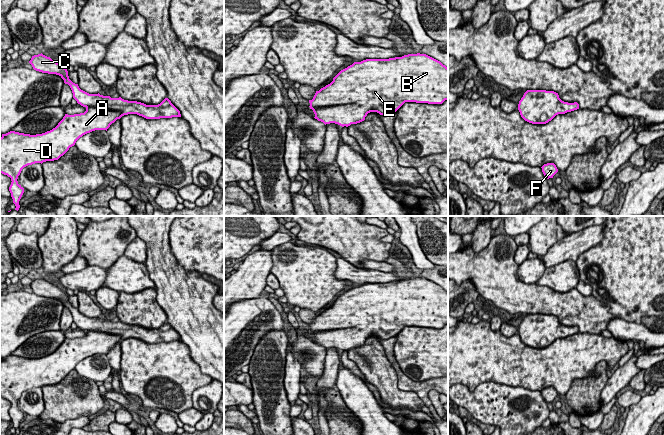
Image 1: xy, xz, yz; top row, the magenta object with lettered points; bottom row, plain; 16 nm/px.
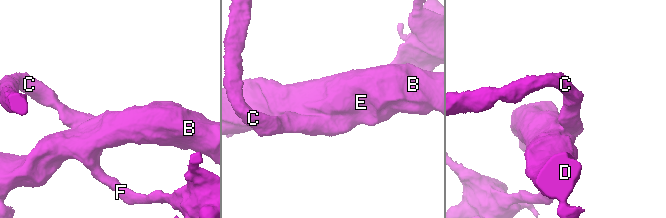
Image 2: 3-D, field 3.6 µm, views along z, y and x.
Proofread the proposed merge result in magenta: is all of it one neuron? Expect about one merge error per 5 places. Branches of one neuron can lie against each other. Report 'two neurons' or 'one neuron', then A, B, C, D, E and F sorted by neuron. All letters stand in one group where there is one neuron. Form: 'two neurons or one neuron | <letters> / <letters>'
one neuron | A B C D E F

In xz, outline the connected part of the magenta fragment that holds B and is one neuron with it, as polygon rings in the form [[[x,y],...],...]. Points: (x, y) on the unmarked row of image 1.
[[[417,277],[389,283],[354,286],[341,294],[330,308],[316,315],[313,323],[309,324],[309,331],[315,338],[314,342],[325,349],[335,347],[348,351],[364,345],[370,336],[377,336],[383,340],[395,337],[405,326],[442,328],[445,324],[448,324],[448,292],[426,278]]]

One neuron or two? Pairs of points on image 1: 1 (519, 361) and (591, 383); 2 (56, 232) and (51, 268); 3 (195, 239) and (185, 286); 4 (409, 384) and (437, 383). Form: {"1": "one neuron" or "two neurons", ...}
{"1": "two neurons", "2": "one neuron", "3": "two neurons", "4": "one neuron"}

